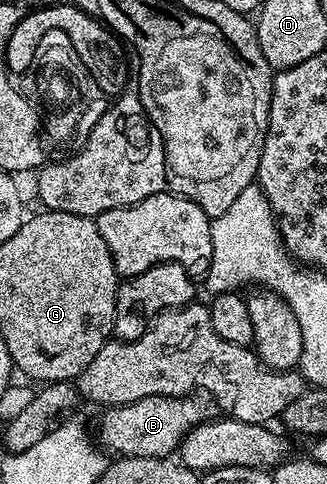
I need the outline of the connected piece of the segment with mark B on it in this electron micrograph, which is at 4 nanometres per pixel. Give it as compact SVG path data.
M203 391L189 393L186 397L147 397L129 405L114 405L103 410L99 444L109 454L120 457L167 458L179 450L184 436L191 429L213 420L212 409L214 402Z

